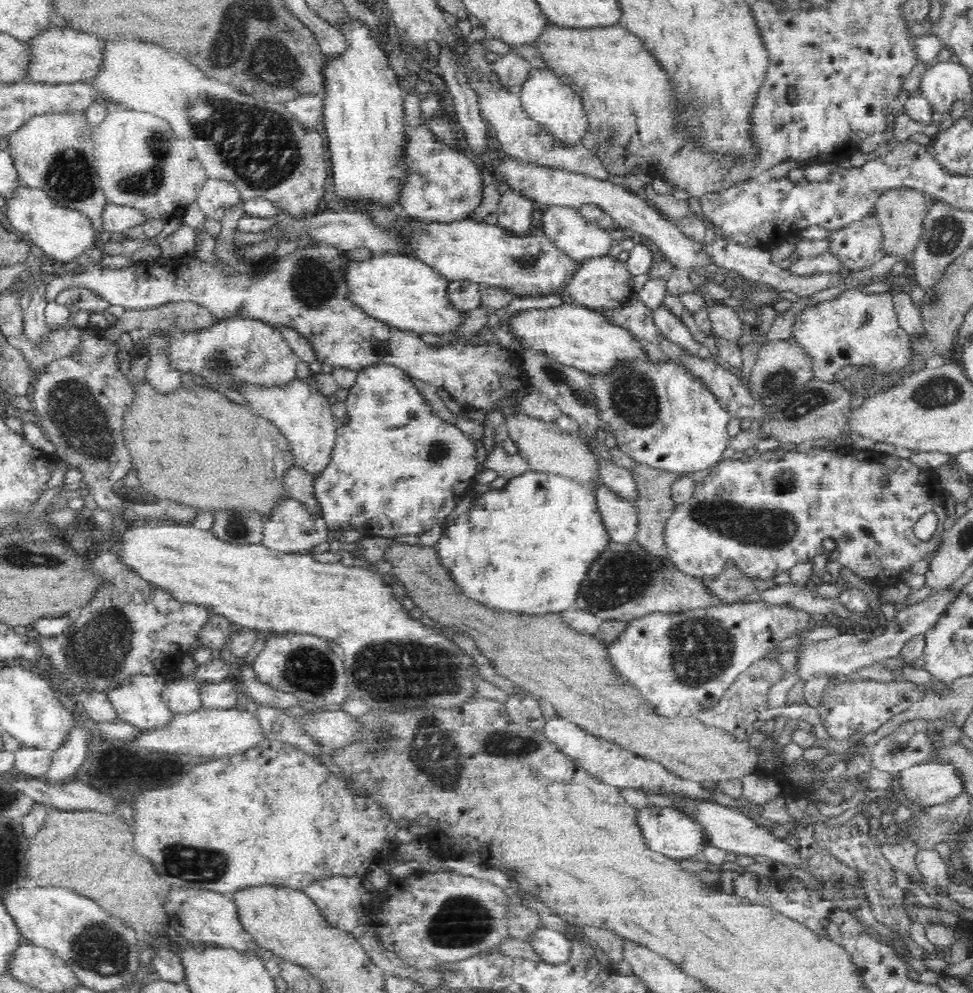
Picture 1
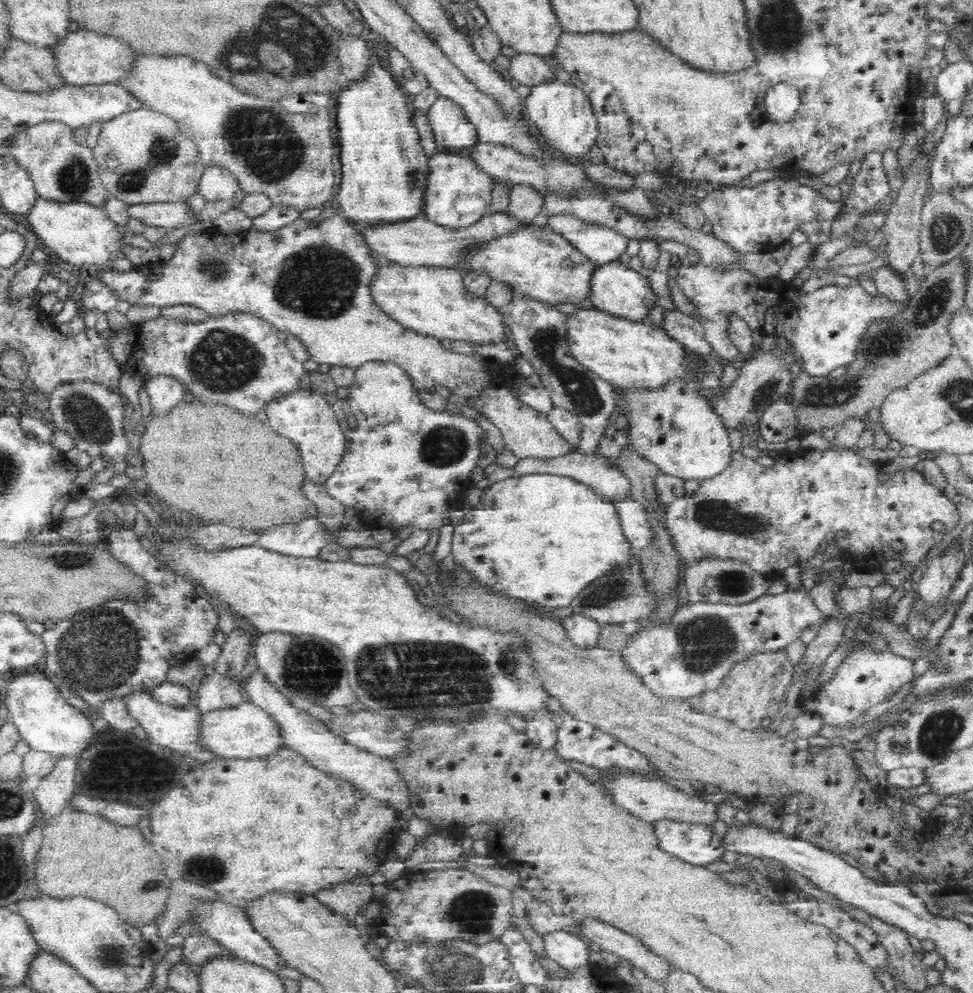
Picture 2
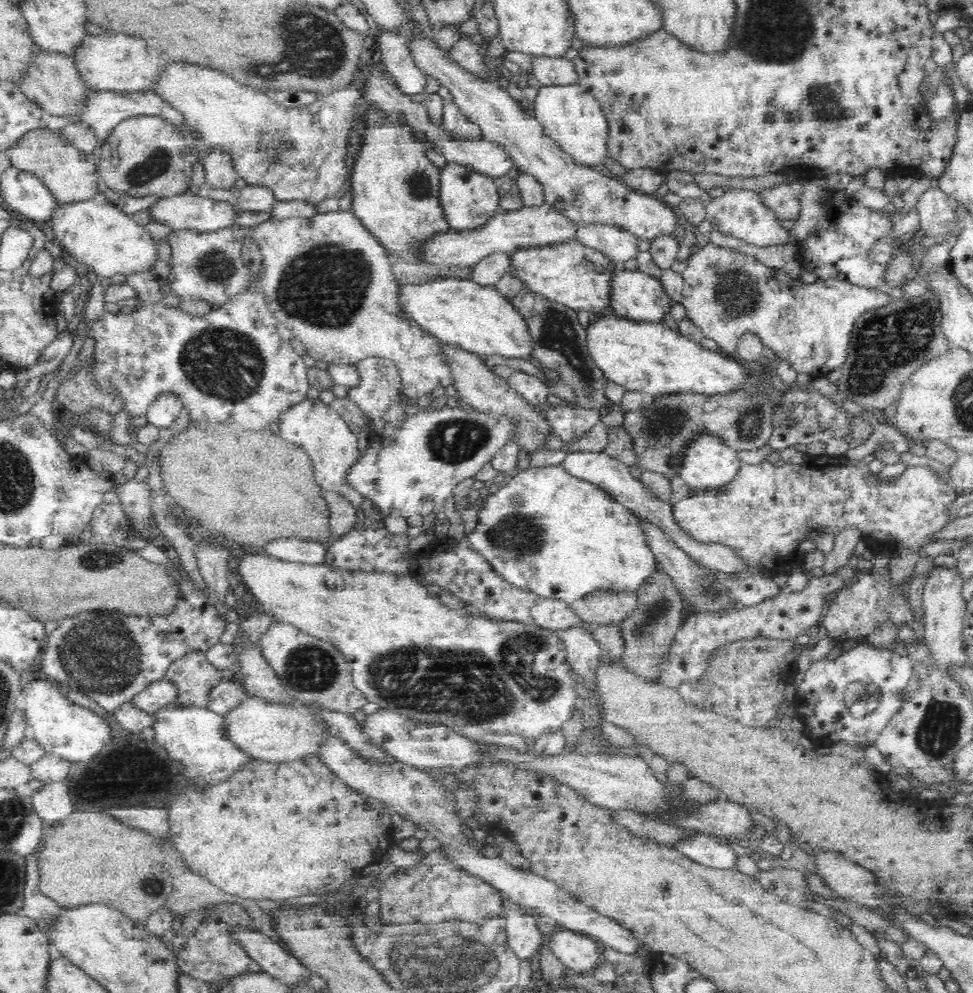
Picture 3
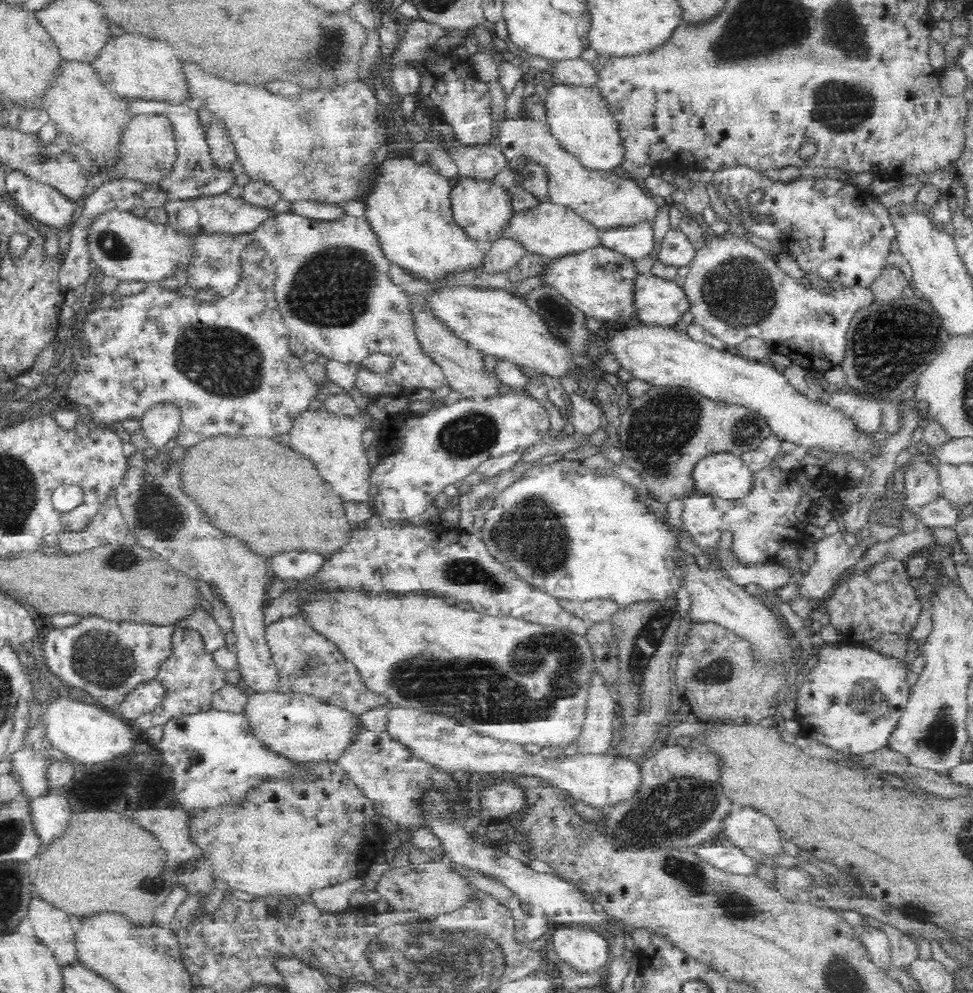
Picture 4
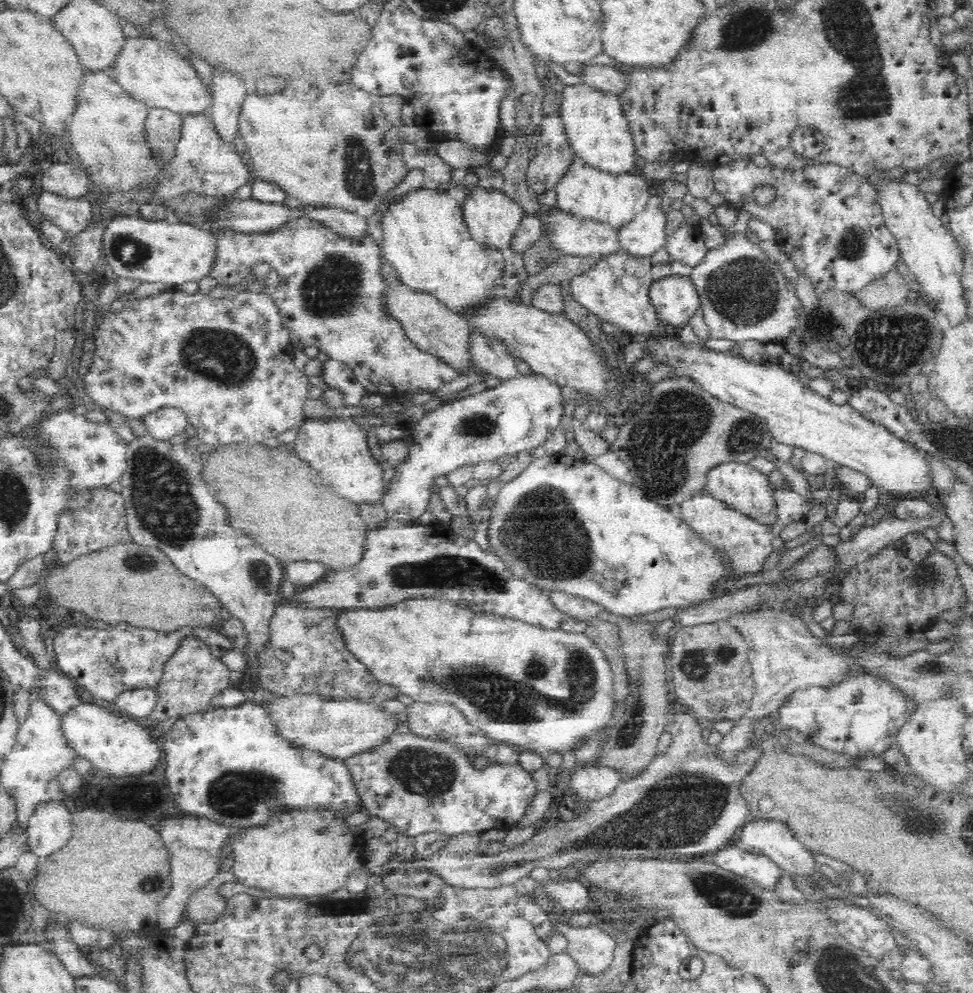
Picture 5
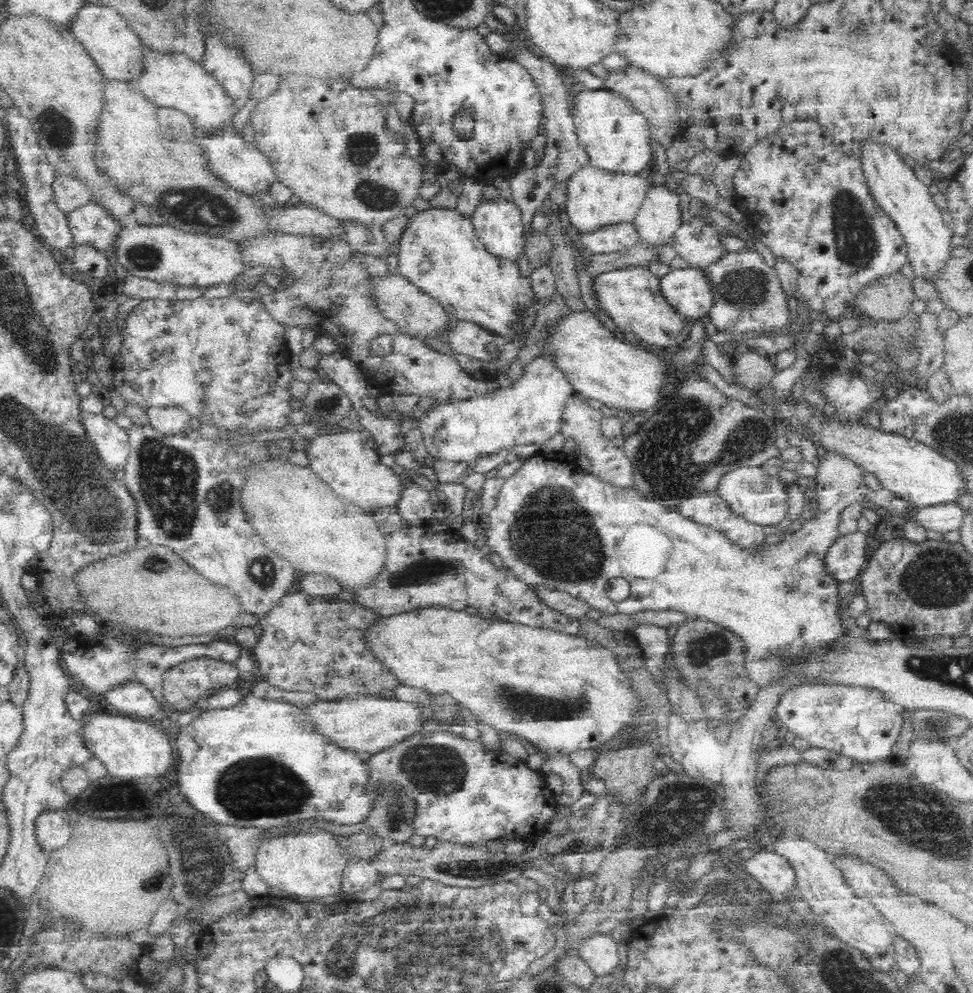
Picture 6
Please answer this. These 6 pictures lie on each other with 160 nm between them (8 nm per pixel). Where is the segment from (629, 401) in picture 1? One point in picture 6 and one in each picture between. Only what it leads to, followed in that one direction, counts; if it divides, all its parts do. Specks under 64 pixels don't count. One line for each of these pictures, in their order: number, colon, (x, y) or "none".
2: (675, 428)
3: (709, 465)
4: (725, 476)
5: (744, 488)
6: (760, 498)

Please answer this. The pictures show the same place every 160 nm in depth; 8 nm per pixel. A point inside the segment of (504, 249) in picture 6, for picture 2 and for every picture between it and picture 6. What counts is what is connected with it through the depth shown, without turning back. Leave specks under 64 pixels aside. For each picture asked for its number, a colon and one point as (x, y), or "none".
2: (459, 194)
3: (469, 199)
4: (484, 210)
5: (493, 219)

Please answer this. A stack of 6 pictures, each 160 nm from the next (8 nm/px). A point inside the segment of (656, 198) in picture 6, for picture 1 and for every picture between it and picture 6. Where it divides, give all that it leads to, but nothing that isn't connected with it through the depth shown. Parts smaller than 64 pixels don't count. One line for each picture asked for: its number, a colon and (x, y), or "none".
1: (582, 240)
2: (602, 245)
3: (620, 245)
4: (636, 241)
5: (647, 231)

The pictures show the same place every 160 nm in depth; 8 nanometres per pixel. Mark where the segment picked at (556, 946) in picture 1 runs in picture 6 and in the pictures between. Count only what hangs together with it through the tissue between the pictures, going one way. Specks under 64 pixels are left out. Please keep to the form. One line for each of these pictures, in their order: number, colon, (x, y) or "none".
2: (570, 951)
3: (580, 953)
4: (586, 949)
5: (593, 949)
6: (601, 952)

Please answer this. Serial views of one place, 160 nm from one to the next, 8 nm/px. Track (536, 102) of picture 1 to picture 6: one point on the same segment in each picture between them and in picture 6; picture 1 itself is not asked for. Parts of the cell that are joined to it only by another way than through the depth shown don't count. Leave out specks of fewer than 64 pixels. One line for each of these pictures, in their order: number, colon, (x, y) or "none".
2: (562, 115)
3: (573, 117)
4: (580, 118)
5: (596, 124)
6: (616, 136)

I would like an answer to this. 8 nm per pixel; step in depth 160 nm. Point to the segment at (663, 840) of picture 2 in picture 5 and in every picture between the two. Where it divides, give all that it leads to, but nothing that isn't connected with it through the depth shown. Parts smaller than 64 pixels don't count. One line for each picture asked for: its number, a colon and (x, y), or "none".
3: (709, 850)
4: (722, 855)
5: (743, 862)

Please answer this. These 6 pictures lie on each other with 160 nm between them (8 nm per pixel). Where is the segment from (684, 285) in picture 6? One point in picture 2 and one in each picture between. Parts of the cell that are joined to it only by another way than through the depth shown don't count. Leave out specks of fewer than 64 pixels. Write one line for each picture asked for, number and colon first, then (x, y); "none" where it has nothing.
2: (617, 289)
3: (637, 296)
4: (660, 302)
5: (676, 298)

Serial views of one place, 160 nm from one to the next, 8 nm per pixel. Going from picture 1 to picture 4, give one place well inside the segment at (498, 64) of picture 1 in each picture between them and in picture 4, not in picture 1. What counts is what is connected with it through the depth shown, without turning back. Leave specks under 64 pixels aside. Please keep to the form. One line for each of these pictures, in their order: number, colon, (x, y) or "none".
2: (527, 69)
3: (548, 71)
4: (578, 71)

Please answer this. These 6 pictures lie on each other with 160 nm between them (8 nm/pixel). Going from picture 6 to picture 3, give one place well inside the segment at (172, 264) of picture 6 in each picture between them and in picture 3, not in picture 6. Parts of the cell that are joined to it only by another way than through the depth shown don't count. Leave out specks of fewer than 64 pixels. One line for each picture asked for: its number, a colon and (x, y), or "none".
3: (91, 234)
4: (124, 246)
5: (149, 251)

